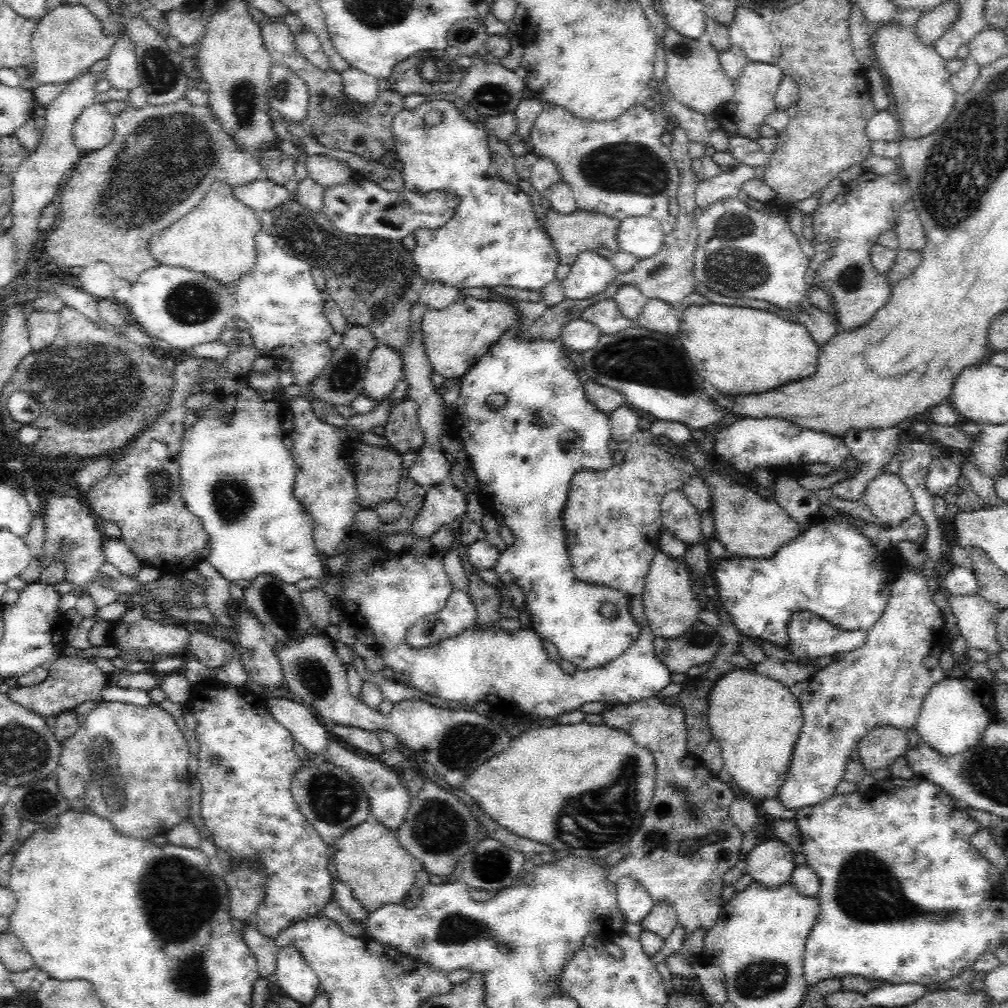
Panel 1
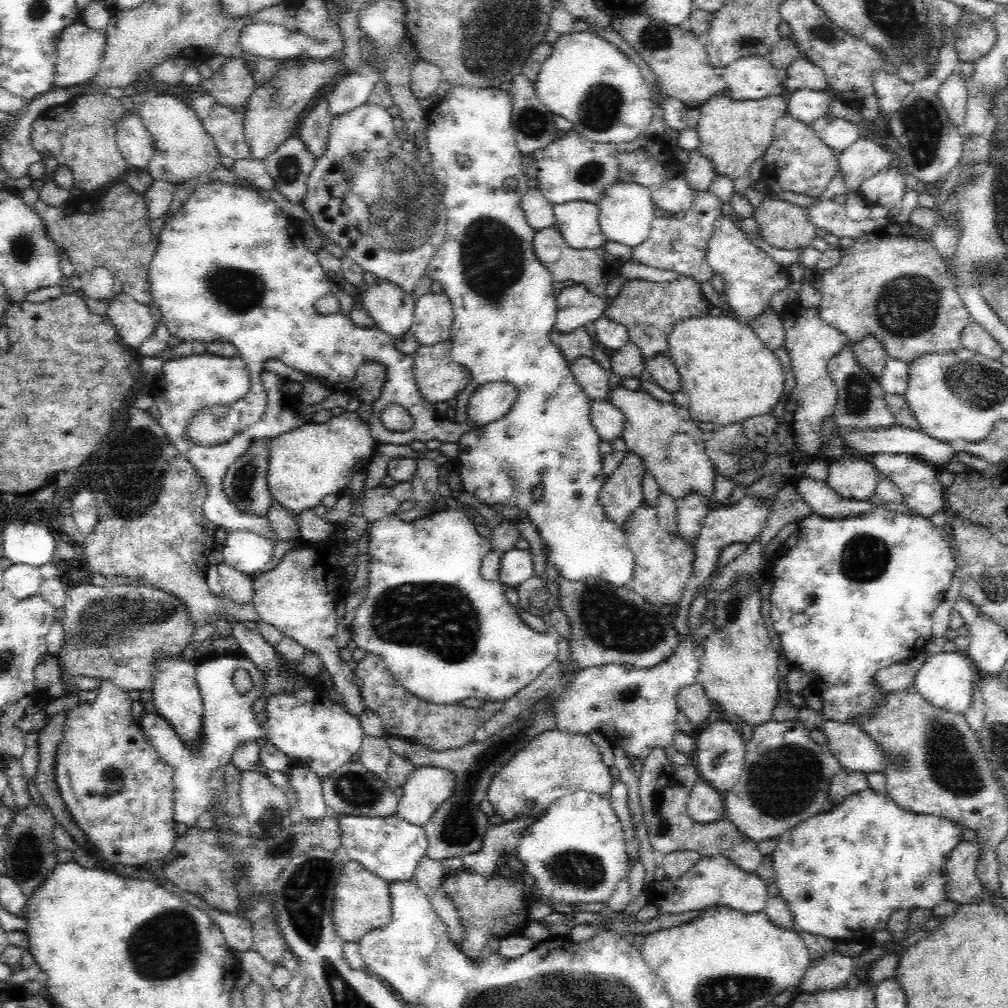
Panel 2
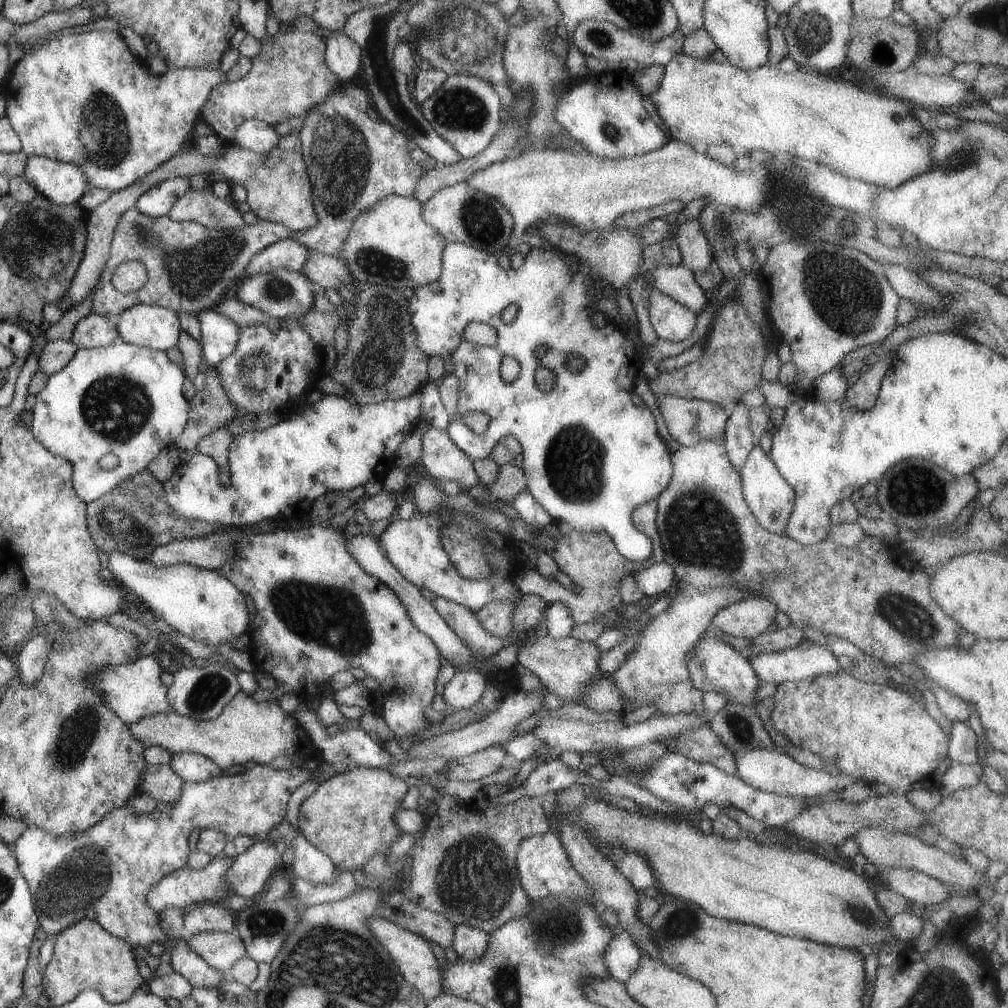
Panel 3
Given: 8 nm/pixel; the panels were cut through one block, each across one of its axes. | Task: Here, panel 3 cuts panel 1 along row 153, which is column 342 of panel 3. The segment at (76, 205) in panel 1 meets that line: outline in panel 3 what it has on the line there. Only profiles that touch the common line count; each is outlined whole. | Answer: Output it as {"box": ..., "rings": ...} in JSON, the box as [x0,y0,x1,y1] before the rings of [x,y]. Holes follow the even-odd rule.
{"box":[91,79,426,321],"rings":[[[355,79],[344,82],[338,92],[310,108],[304,116],[298,138],[318,216],[314,228],[290,232],[280,223],[258,219],[236,230],[216,230],[193,221],[172,221],[168,216],[148,217],[130,208],[120,216],[114,230],[109,258],[92,294],[91,312],[116,321],[126,308],[147,304],[196,316],[218,304],[228,288],[236,286],[250,259],[281,238],[298,240],[316,254],[338,257],[352,232],[354,220],[358,220],[362,212],[387,196],[413,197],[418,180],[426,174],[426,170],[410,158],[407,148],[410,138],[406,133],[383,119],[372,120],[370,106],[368,94]],[[129,260],[141,260],[148,278],[142,288],[124,294],[112,286],[112,272]]]}

